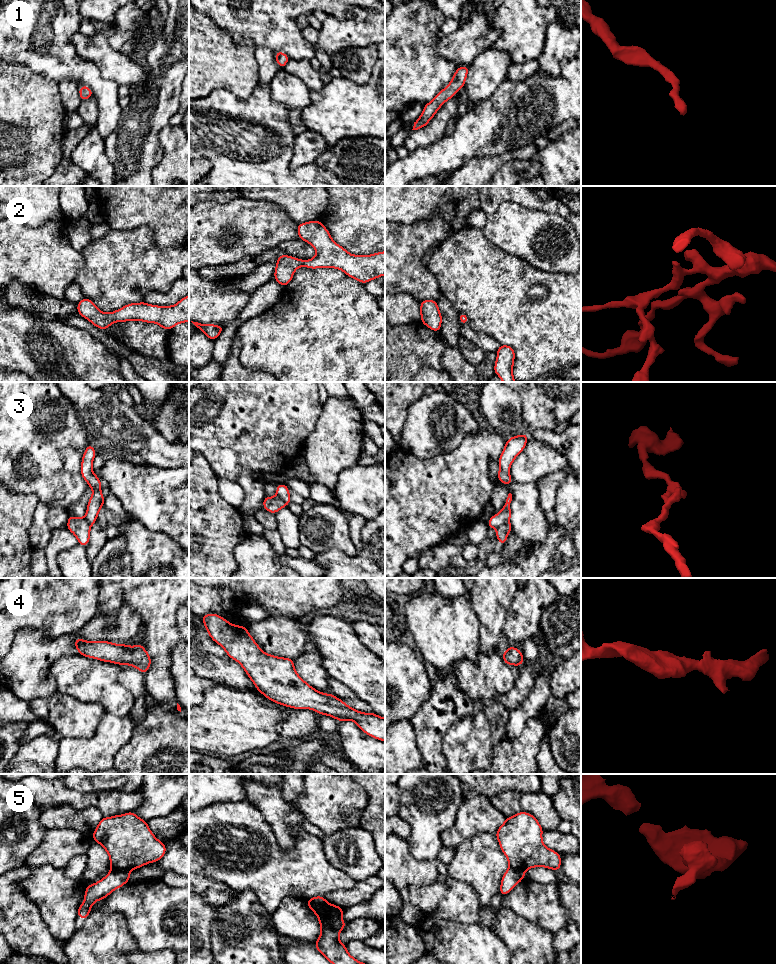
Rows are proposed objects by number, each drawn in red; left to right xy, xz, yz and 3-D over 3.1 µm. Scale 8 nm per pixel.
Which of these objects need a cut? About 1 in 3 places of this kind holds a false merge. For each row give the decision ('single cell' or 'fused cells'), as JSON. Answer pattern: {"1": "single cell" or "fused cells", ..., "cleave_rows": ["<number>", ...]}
{"1": "single cell", "2": "single cell", "3": "fused cells", "4": "single cell", "5": "fused cells", "cleave_rows": ["3", "5"]}

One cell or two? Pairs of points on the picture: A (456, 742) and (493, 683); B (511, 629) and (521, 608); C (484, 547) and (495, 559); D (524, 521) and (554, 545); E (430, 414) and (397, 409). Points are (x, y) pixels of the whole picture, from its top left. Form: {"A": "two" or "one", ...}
{"A": "one", "B": "one", "C": "two", "D": "two", "E": "two"}

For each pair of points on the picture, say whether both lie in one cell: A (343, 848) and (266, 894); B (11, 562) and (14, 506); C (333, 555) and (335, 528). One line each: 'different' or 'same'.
A: different
B: same
C: different

